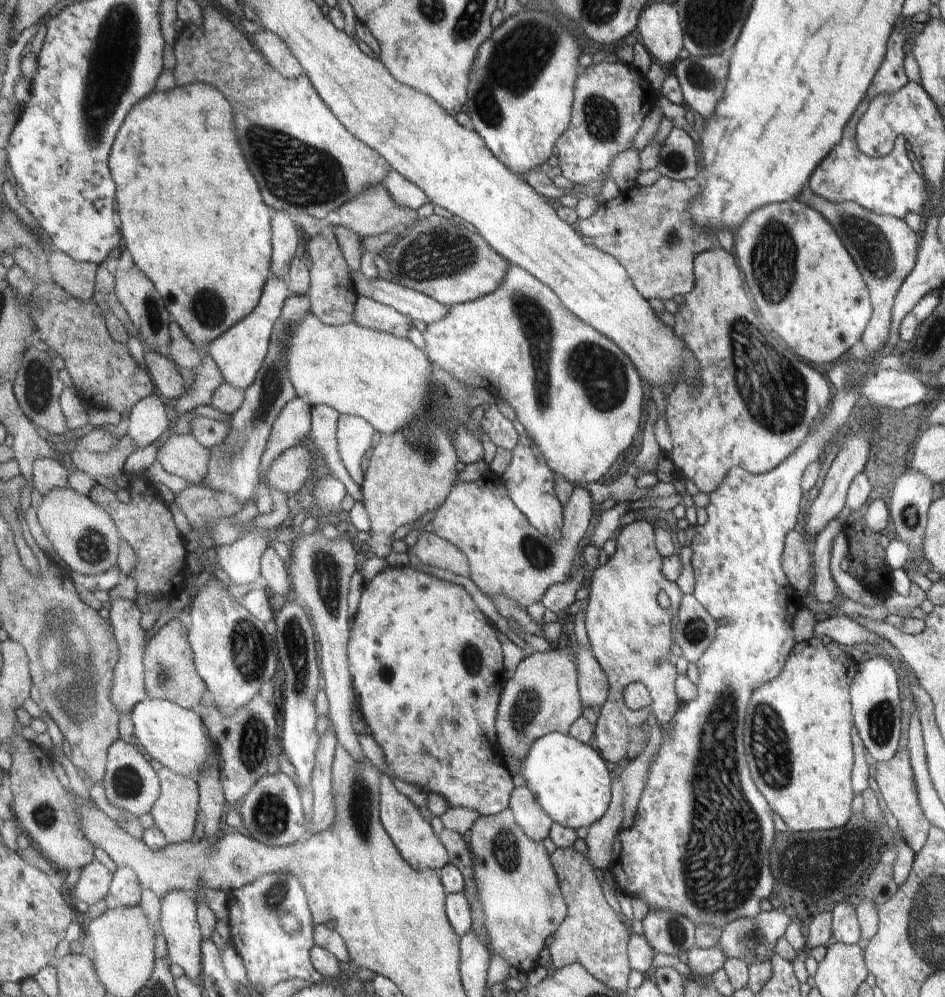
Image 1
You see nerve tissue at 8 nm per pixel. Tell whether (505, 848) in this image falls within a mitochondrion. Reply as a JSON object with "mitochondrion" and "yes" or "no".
{"mitochondrion":"yes"}

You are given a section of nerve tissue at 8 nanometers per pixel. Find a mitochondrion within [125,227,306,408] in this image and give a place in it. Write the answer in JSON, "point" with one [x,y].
{"point":[209,309]}

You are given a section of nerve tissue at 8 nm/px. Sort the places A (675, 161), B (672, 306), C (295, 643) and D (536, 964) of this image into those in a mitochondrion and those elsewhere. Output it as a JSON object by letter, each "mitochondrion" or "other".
{"A":"mitochondrion","B":"other","C":"mitochondrion","D":"other"}

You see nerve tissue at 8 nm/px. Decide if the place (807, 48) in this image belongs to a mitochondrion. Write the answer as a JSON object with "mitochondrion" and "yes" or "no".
{"mitochondrion":"no"}

